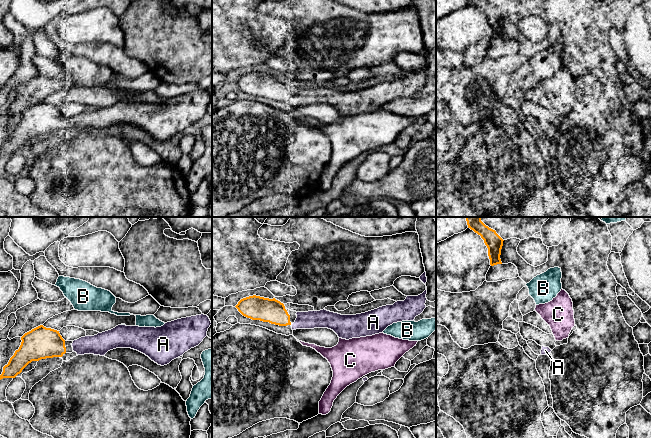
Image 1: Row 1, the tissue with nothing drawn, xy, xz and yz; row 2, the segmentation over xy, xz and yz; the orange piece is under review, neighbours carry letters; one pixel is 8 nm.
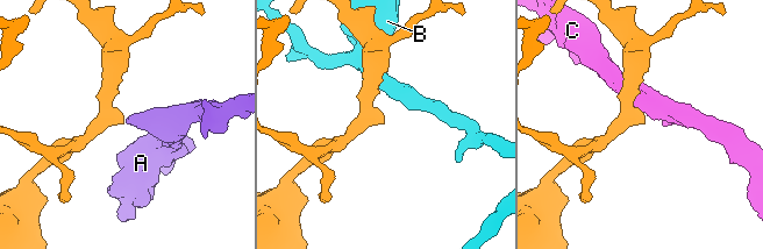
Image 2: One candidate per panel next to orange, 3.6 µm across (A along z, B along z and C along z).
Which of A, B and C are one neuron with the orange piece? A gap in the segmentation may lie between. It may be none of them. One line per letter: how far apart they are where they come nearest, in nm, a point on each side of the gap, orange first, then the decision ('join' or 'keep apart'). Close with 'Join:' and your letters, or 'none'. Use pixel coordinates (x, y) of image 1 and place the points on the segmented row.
A: 20 nm apart; from orange across xz (290, 324), (292, 324); join
B: 220 nm apart; from orange across xy (58, 331), (75, 309); keep apart
C: 160 nm apart; from orange across xz (290, 324), (300, 341); keep apart
Join: A

